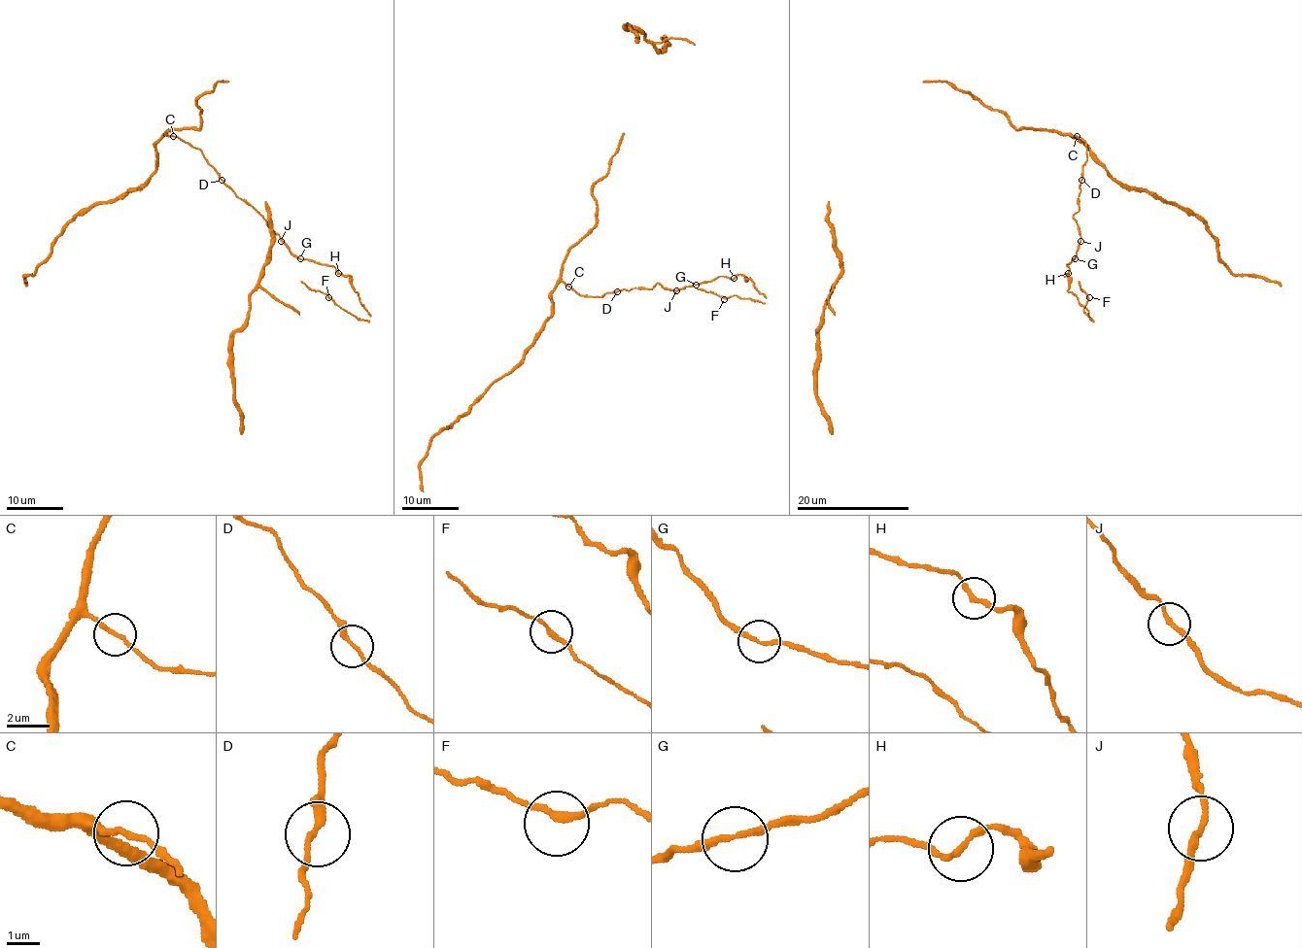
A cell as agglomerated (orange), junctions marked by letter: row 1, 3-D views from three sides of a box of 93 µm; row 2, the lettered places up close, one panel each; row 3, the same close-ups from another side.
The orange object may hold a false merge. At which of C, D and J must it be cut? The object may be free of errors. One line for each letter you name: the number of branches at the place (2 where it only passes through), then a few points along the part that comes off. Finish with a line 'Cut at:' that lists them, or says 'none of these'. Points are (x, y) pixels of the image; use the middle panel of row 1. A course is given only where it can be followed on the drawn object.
J: 2 branches meet; foreign part runs (676, 290), (724, 276), (733, 279), (742, 274), (765, 297), (762, 302), (736, 294), (723, 297), (696, 287)
Cut at: J

